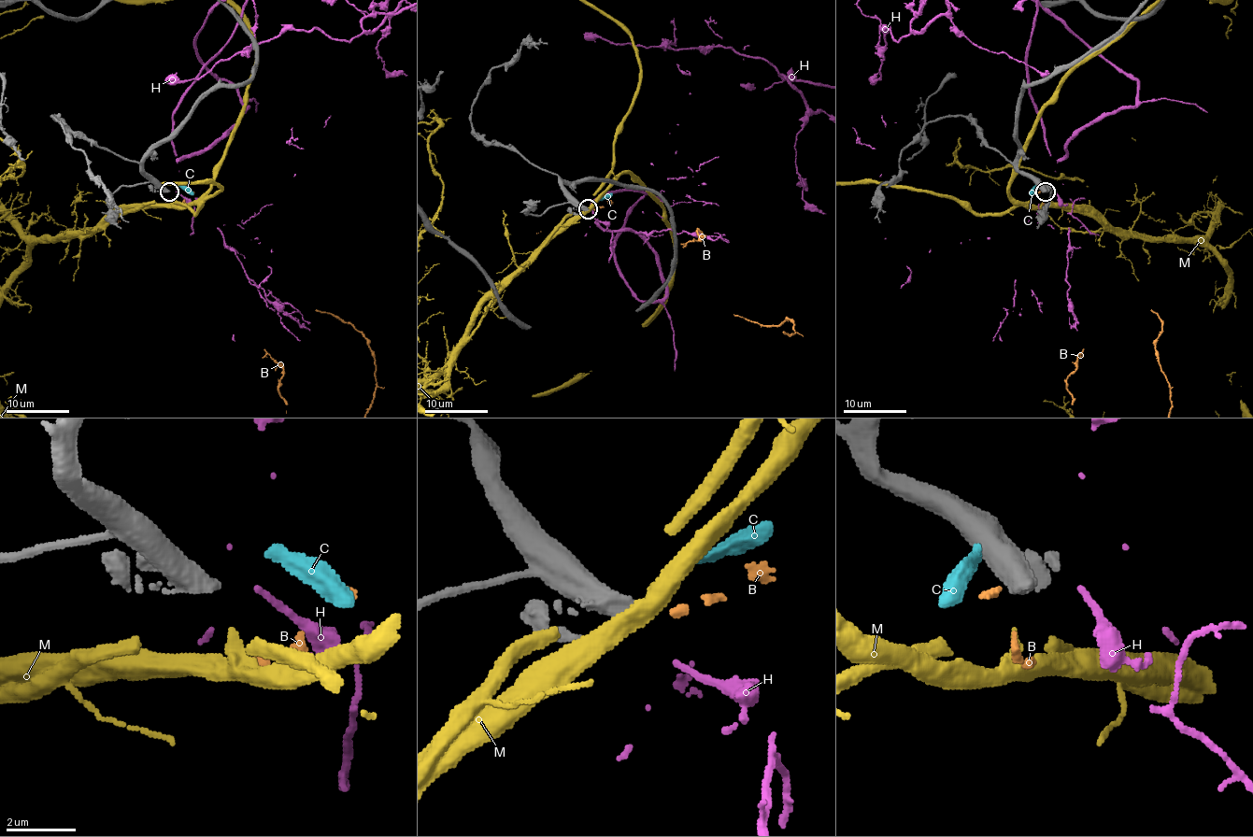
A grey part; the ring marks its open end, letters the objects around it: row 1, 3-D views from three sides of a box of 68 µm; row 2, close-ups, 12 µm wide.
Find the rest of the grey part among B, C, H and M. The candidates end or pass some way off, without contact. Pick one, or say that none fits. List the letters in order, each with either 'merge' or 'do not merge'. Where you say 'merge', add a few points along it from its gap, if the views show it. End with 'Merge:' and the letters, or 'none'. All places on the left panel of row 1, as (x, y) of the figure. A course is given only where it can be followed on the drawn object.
B: do not merge
C: do not merge
H: do not merge
M: do not merge
Merge: none

